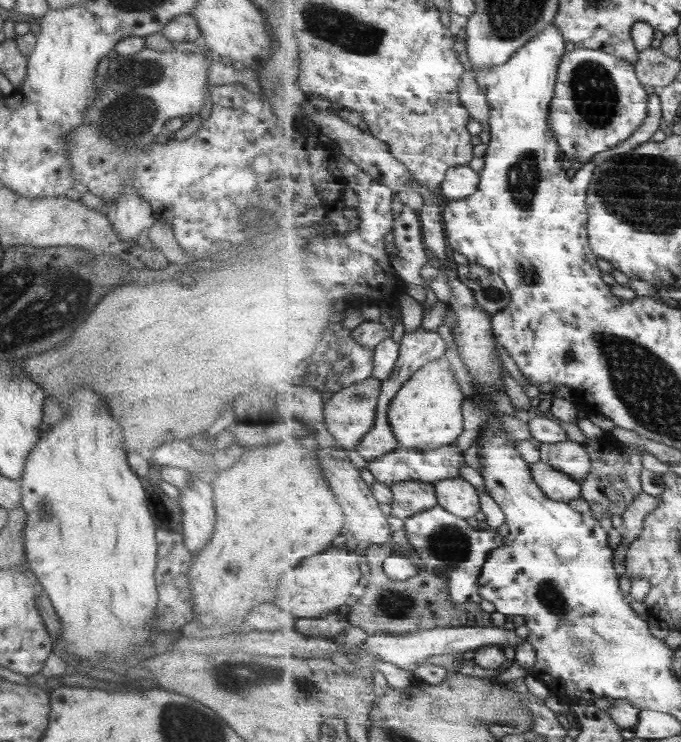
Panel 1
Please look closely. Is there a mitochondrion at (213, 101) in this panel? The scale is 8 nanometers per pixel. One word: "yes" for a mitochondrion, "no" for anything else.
no

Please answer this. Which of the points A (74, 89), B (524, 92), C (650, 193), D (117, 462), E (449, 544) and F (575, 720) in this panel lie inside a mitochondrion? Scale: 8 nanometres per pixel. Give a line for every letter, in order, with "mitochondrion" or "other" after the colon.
A: other
B: other
C: mitochondrion
D: other
E: mitochondrion
F: other

